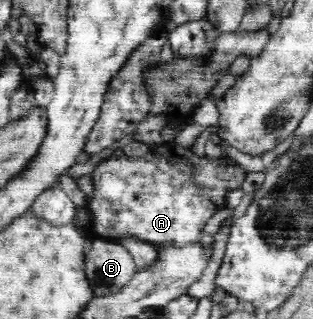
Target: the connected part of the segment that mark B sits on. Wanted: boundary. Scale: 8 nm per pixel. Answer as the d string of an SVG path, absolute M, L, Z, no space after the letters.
M96 238L87 251L87 276L98 297L118 294L142 270L122 243Z

